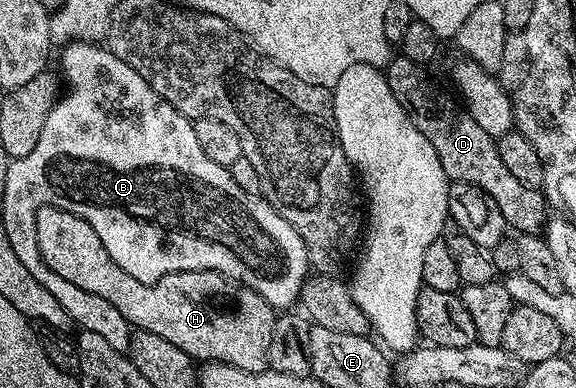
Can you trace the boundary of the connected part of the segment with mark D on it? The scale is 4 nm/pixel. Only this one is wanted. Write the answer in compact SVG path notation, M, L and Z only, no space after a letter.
M401 55L390 58L384 72L388 79L388 87L392 87L392 95L396 95L396 103L404 107L408 119L416 126L416 131L432 143L436 155L440 159L440 167L444 167L444 175L451 181L463 181L469 185L480 187L500 207L500 215L504 215L507 226L515 229L515 234L537 233L545 230L548 220L548 202L541 189L524 187L512 171L500 159L498 142L488 135L472 119L472 115L457 100L455 102L436 82L430 78L431 70L425 65L412 63L412 59Z

